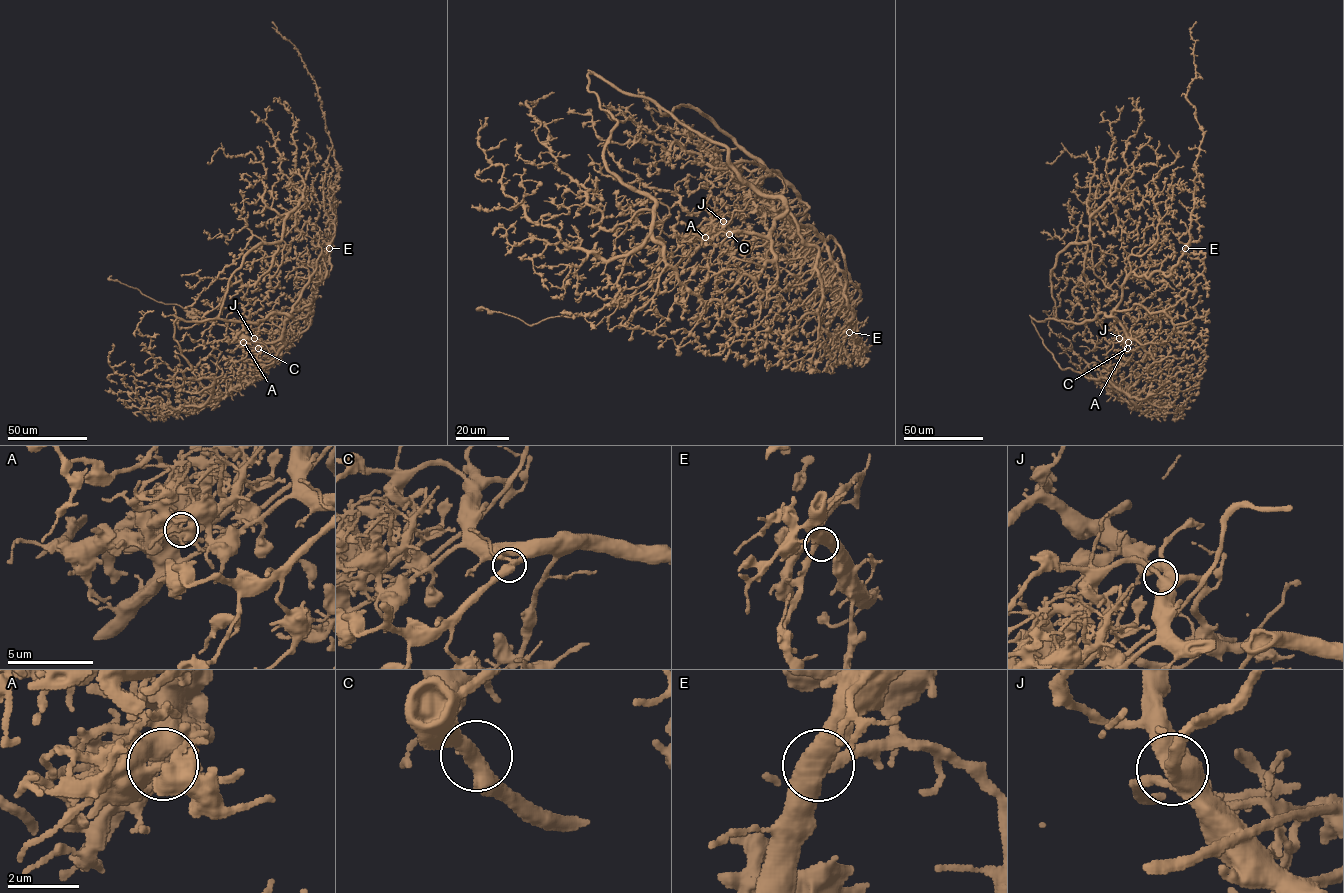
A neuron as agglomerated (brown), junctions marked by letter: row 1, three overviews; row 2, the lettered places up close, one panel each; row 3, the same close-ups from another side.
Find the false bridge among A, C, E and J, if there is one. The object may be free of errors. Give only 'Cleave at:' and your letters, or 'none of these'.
Cleave at: A

